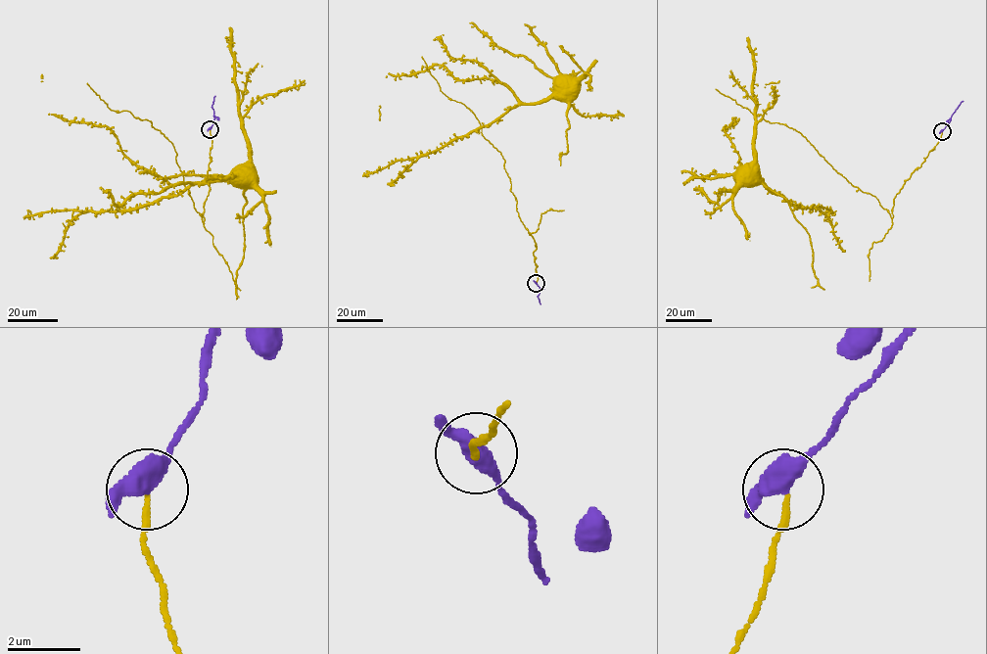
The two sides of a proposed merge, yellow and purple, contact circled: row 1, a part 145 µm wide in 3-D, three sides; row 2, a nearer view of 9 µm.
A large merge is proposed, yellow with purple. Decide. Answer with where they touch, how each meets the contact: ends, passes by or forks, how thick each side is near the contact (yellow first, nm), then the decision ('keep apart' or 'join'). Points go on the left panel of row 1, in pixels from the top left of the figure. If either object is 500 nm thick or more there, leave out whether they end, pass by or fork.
place (210, 129); yellow ends; purple passes by; calibres 170 and 480 nm; join

